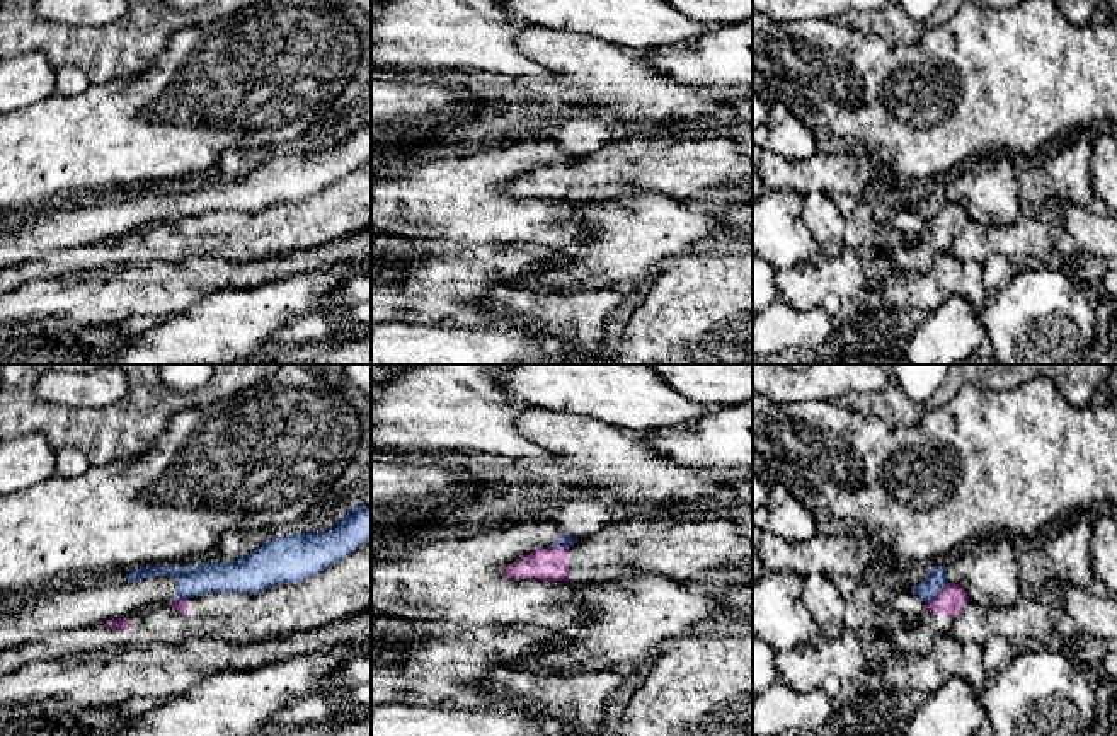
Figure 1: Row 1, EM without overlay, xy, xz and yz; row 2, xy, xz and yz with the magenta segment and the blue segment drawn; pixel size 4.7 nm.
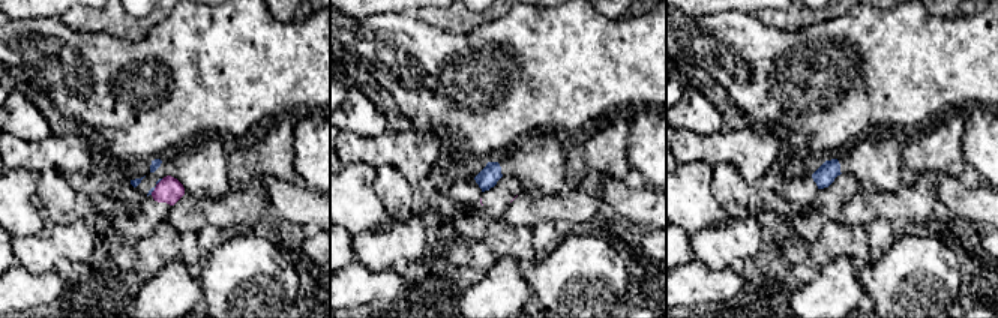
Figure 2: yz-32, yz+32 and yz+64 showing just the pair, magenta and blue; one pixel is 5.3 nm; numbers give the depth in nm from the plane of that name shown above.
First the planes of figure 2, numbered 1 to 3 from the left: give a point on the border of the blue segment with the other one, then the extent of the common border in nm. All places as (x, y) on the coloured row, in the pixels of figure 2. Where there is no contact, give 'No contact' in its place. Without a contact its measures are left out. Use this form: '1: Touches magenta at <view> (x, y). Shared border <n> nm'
1: Touches magenta at yz-32 (156, 186). Shared border 110 nm
2: No contact
3: No contact

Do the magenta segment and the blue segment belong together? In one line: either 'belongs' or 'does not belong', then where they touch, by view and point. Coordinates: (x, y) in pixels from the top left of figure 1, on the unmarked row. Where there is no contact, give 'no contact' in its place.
does not belong | yz (939, 212)

